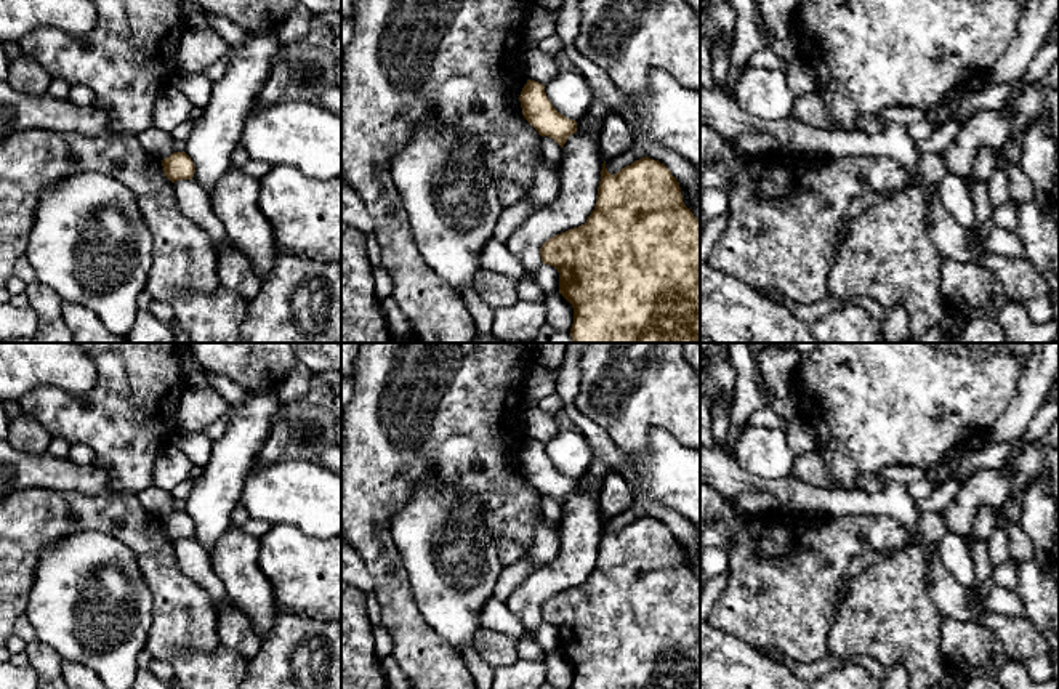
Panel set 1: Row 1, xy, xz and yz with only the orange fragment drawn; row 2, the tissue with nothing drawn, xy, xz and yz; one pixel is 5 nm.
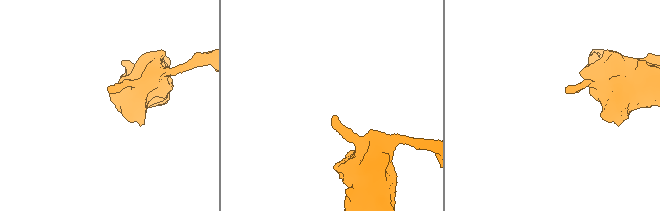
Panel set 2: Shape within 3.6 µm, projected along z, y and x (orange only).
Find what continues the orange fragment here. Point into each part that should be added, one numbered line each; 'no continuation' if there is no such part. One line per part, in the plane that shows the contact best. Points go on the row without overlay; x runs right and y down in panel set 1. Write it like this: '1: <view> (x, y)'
no continuation

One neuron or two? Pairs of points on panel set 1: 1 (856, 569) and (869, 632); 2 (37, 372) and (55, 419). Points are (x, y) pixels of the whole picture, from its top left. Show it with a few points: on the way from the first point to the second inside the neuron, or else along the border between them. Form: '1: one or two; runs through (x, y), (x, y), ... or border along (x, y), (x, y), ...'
1: two; border along (889, 555), (867, 568), (841, 603)
2: two; border along (79, 394), (55, 386), (36, 386), (18, 401)

